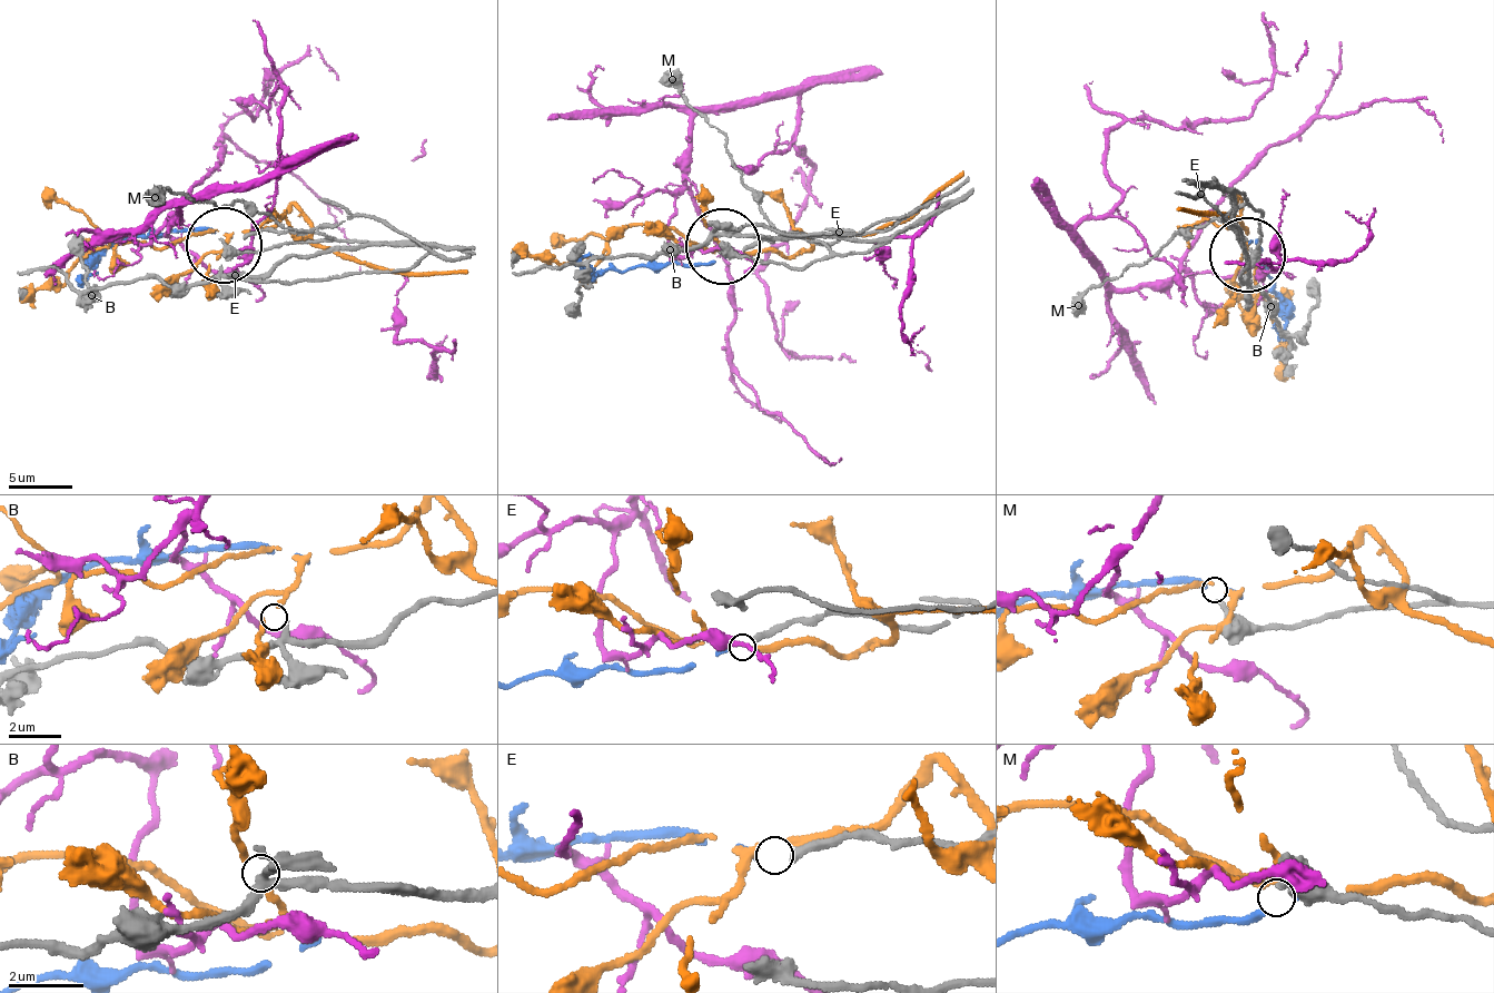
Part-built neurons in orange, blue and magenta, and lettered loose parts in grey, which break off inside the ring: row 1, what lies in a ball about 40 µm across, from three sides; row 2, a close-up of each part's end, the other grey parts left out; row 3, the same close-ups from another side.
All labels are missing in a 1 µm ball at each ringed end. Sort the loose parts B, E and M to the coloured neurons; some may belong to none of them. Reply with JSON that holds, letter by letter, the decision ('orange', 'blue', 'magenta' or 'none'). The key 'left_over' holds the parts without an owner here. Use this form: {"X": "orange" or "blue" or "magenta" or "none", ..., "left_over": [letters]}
{"B": "none", "E": "blue", "M": "none", "left_over": ["B", "M"]}

